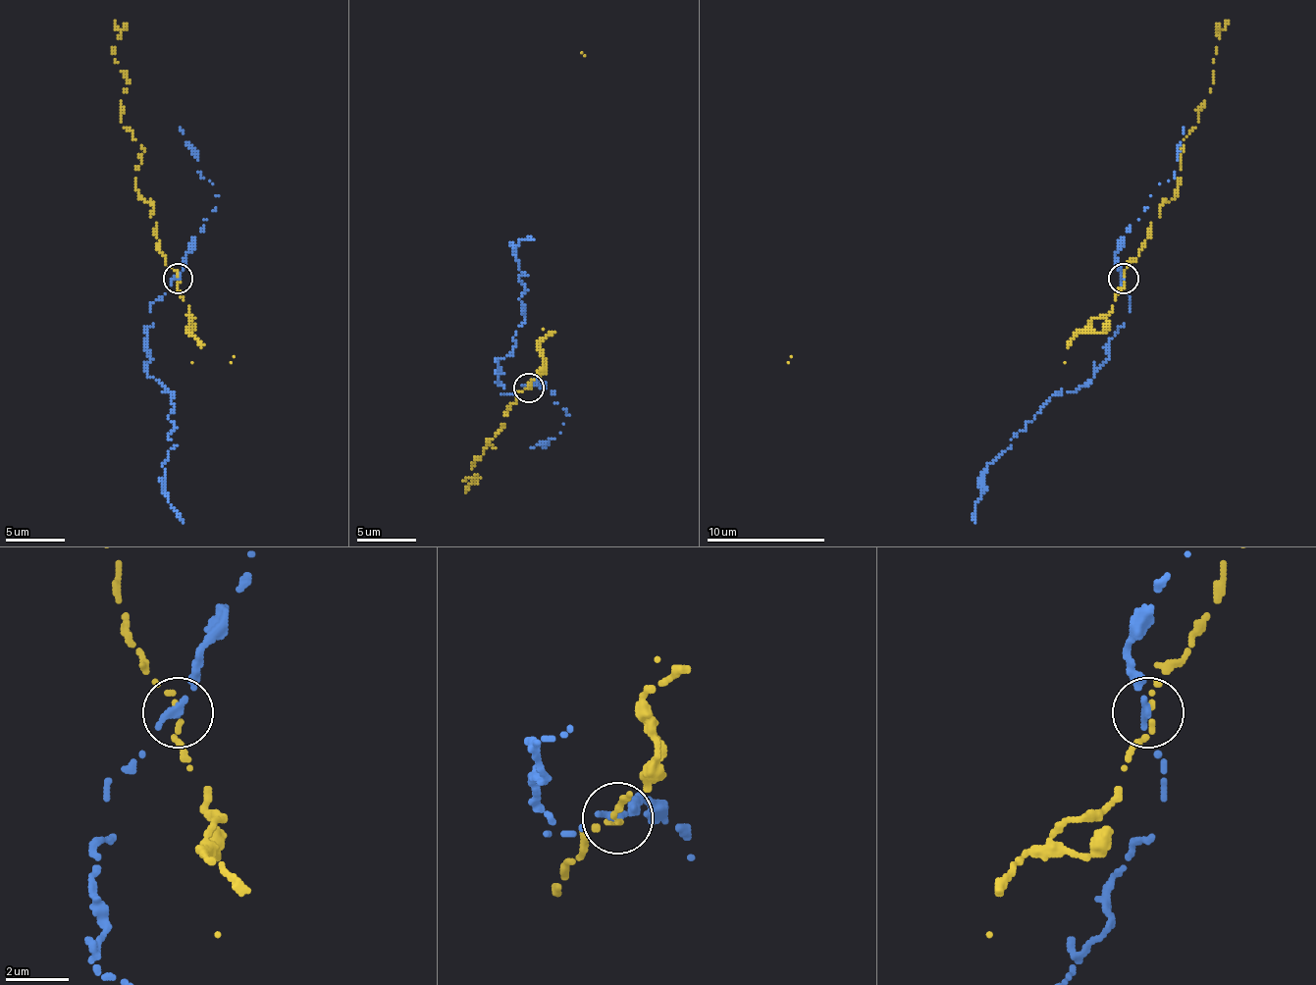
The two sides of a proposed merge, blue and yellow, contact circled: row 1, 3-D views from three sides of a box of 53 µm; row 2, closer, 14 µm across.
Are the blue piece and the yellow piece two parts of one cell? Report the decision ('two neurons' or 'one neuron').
two neurons

